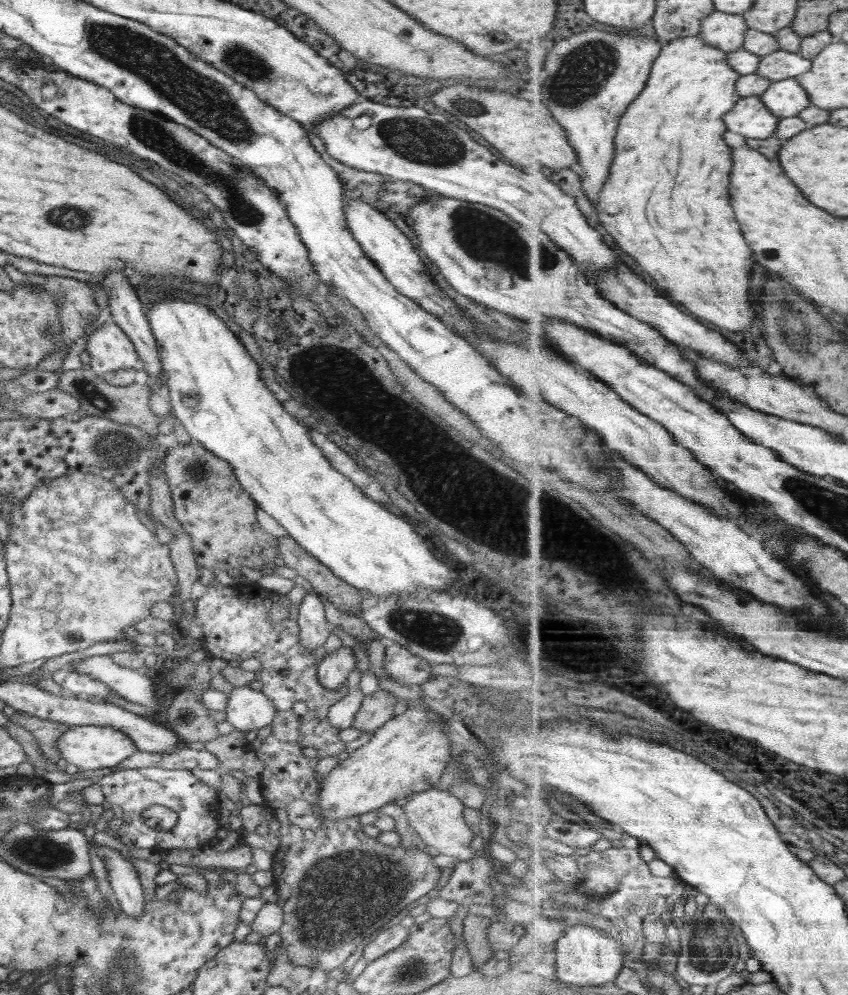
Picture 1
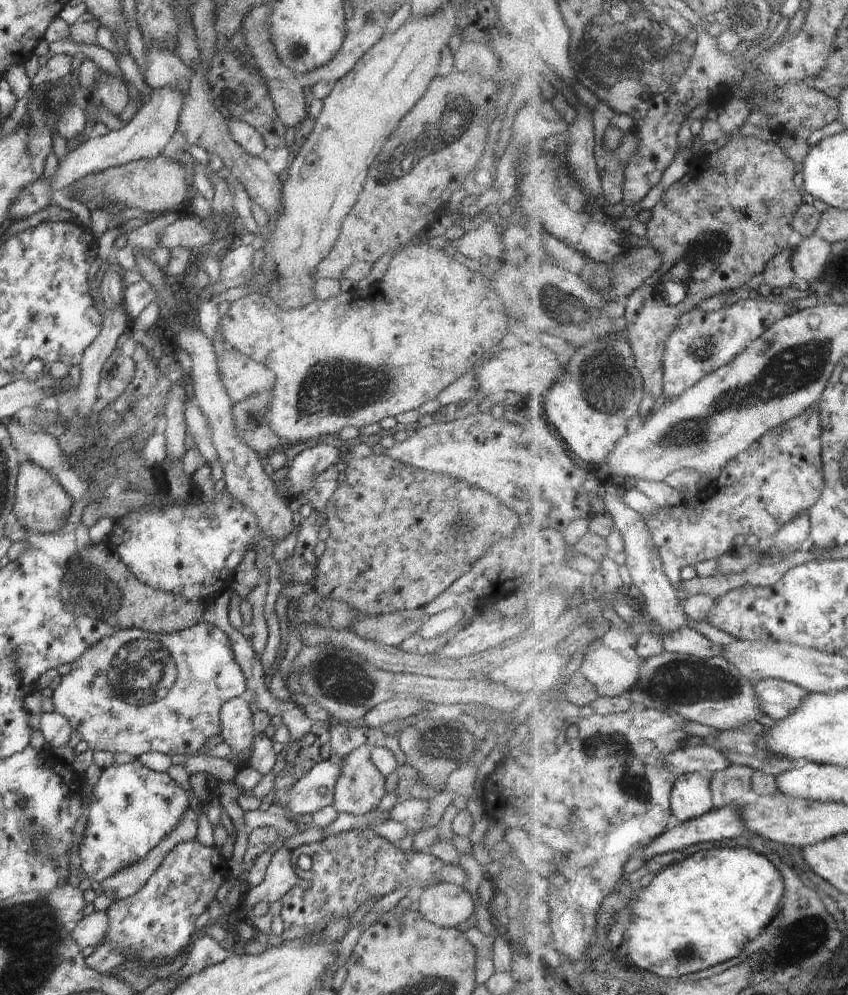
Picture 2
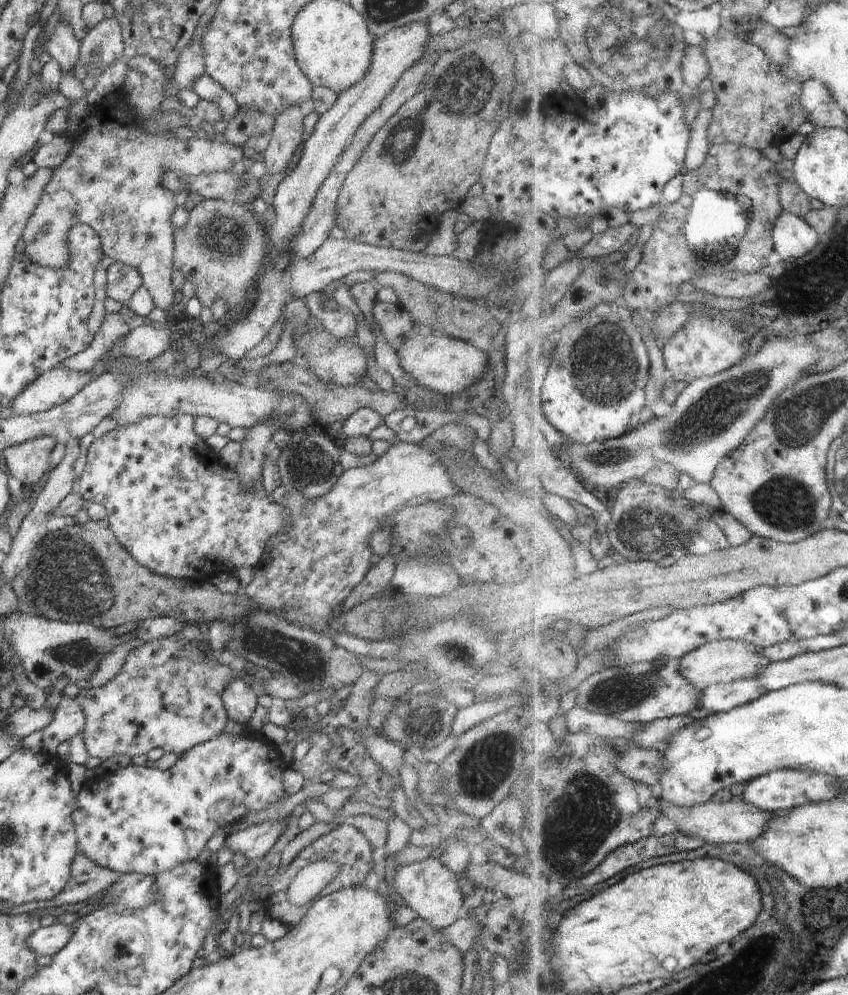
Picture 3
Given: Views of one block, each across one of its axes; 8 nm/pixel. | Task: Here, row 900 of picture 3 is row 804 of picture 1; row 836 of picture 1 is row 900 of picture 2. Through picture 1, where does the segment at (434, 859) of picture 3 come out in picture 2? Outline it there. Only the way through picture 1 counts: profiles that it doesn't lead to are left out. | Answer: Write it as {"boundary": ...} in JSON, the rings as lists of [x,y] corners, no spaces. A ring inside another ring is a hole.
{"boundary":[[[448,882],[424,888],[419,902],[419,912],[423,918],[438,927],[457,927],[466,924],[475,909],[468,890]]]}

